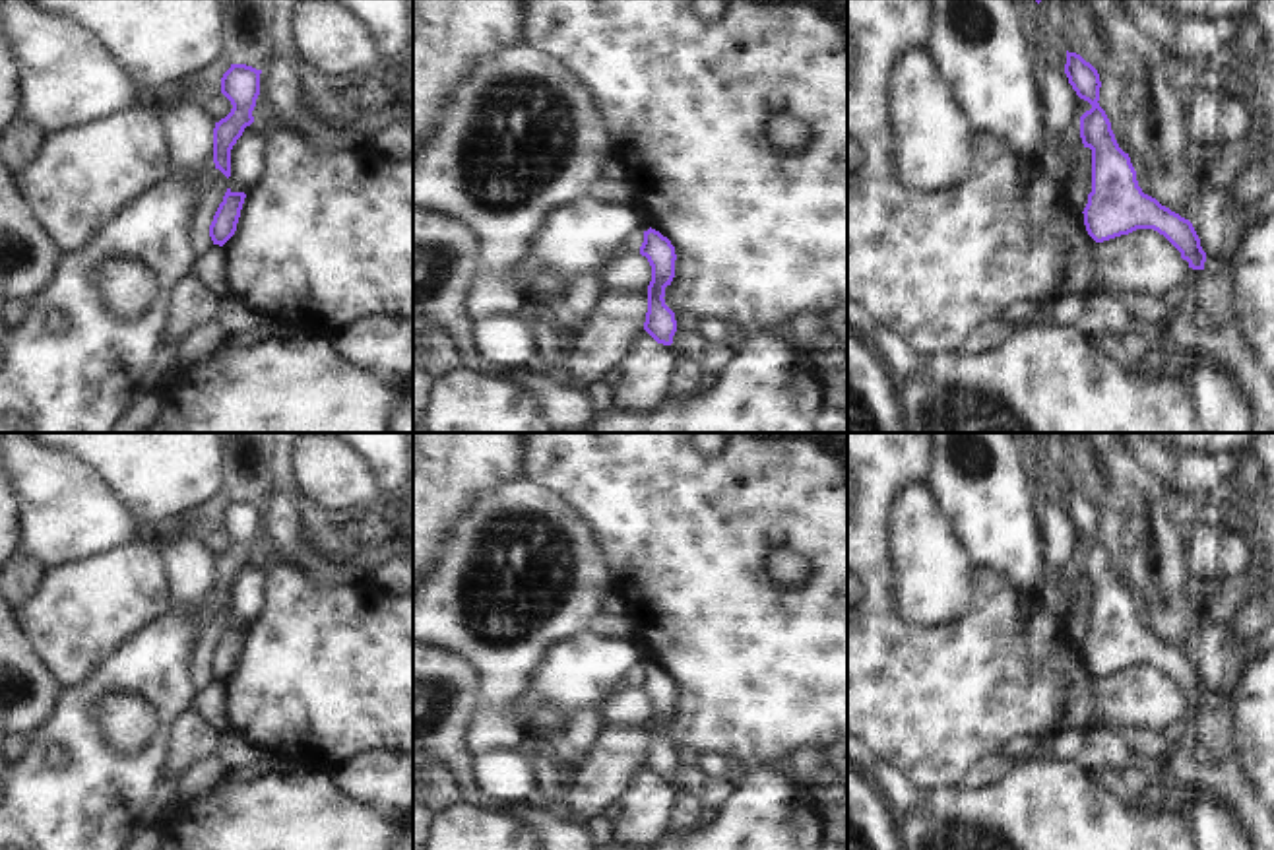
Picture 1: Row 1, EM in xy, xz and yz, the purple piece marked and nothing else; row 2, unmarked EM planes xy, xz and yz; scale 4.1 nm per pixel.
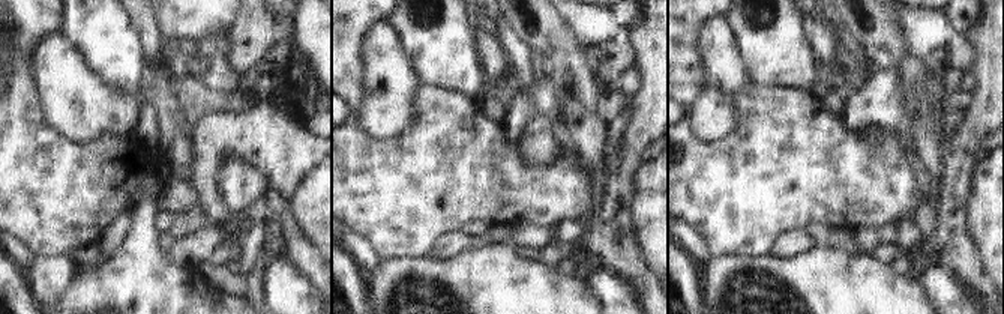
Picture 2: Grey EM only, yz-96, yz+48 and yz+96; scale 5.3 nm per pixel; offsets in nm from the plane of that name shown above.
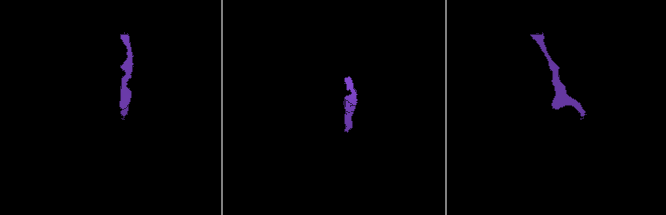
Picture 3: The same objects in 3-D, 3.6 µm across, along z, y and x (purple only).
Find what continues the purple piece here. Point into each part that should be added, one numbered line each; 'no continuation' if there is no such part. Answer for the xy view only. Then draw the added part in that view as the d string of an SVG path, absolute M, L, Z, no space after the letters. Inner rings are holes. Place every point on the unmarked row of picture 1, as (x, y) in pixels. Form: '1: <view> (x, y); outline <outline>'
no continuation

